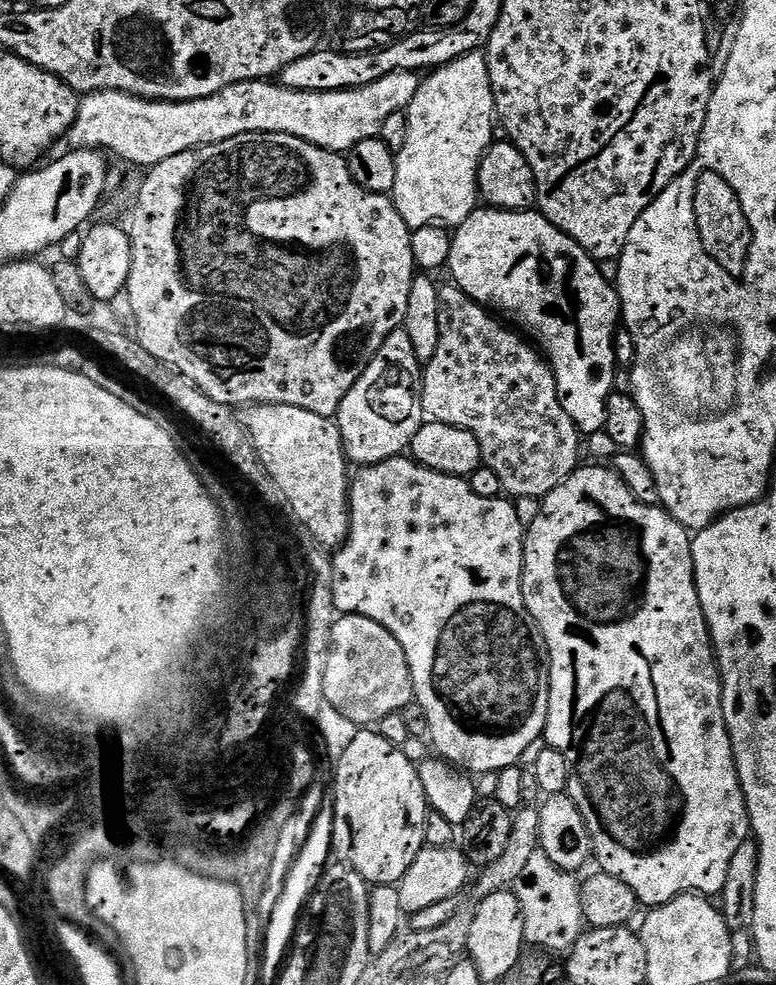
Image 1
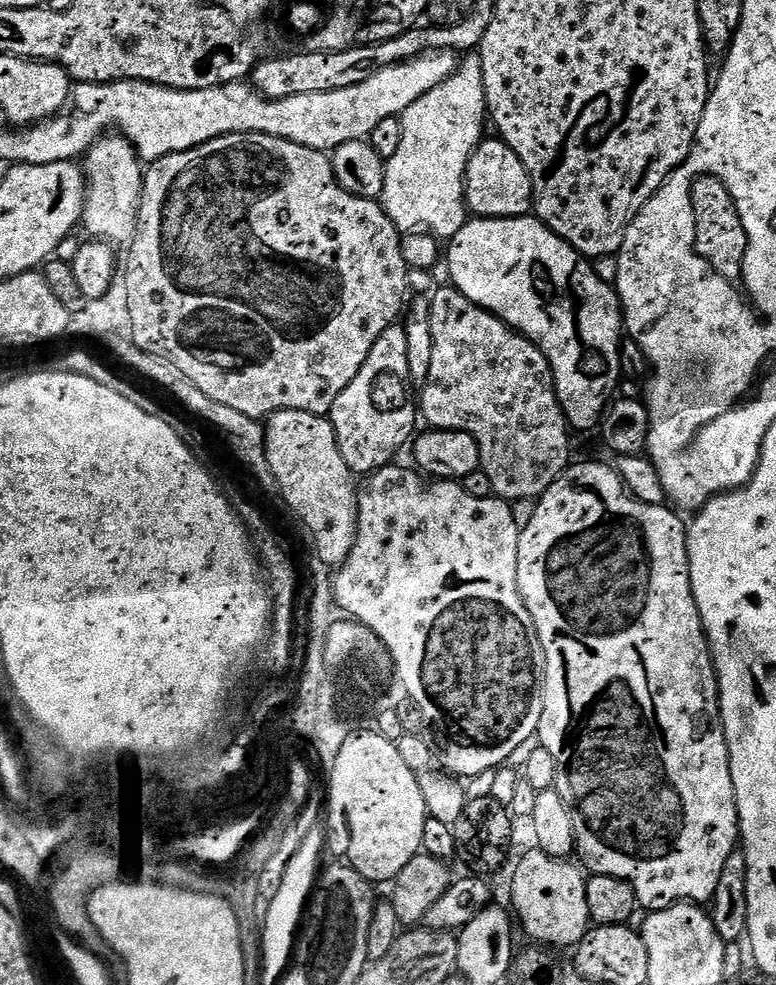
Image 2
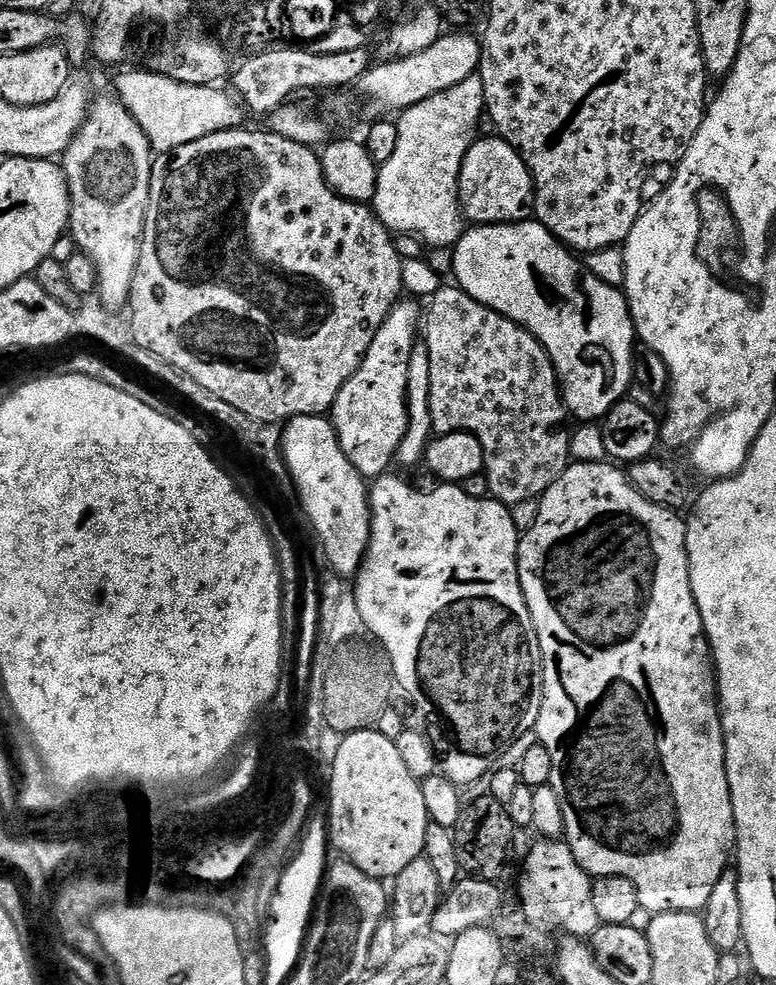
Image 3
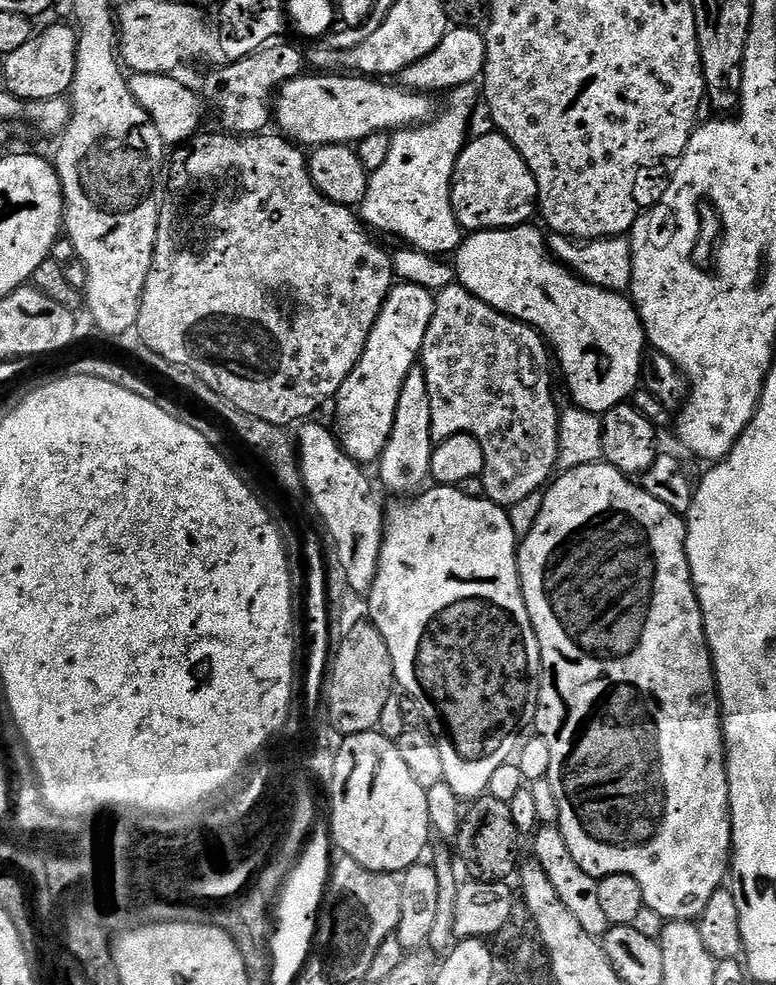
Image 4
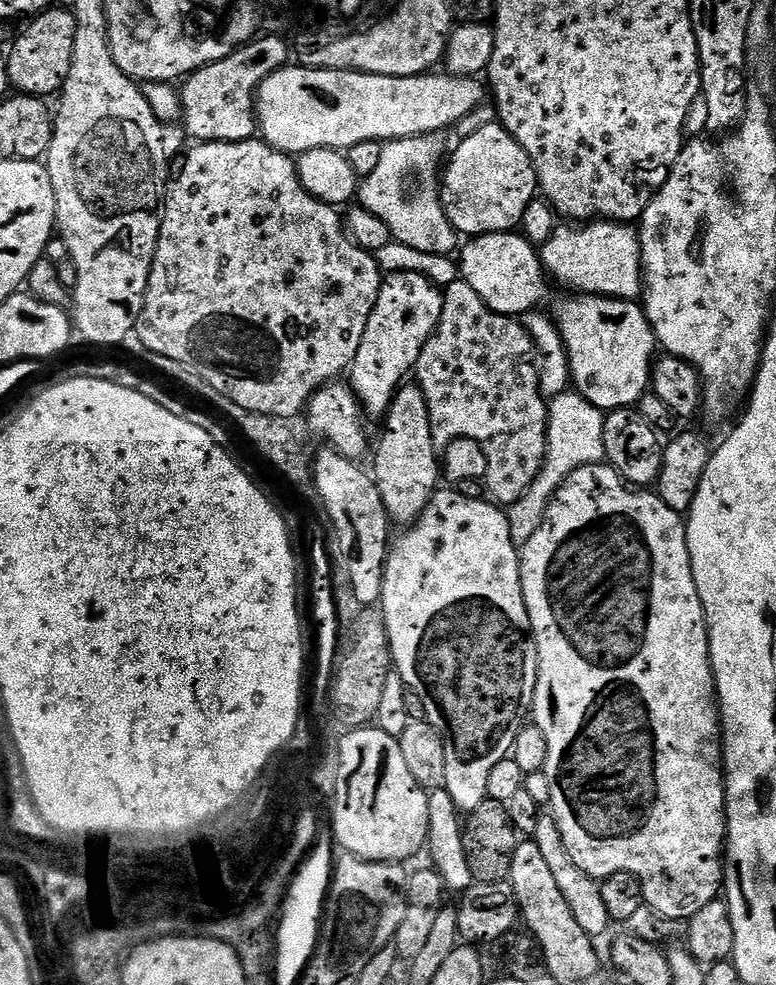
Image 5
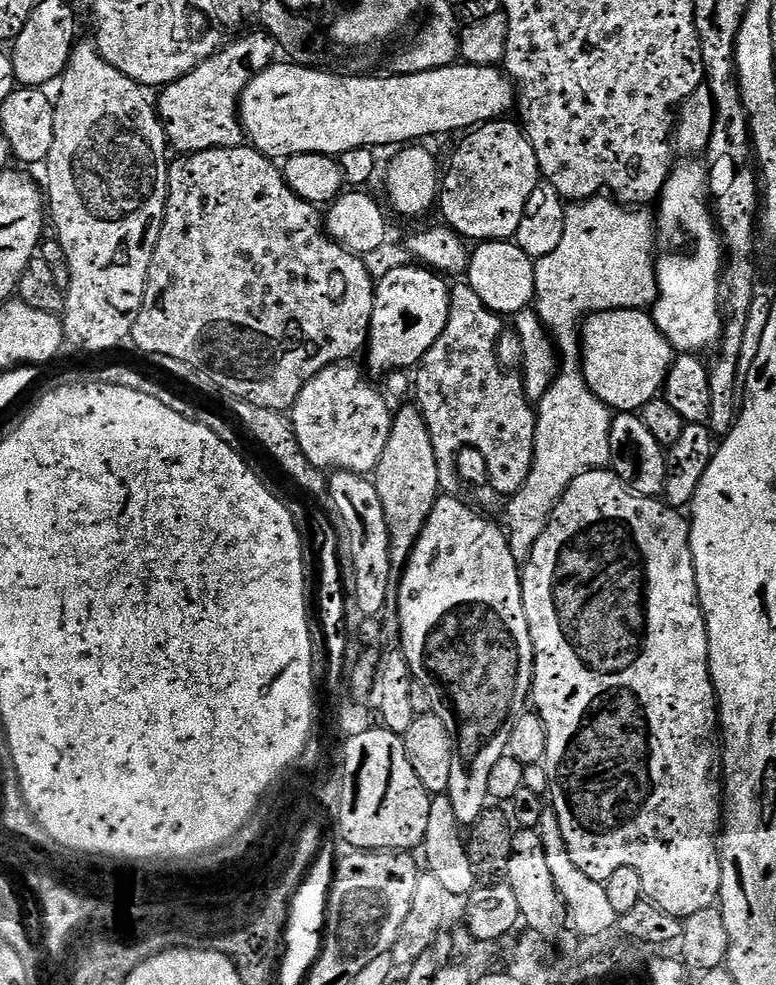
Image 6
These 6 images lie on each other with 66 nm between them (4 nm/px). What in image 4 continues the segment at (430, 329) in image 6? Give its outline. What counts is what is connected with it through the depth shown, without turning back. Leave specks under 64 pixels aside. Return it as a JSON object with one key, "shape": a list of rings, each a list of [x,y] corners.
{"shape":[[[400,282],[393,283],[391,290],[388,292],[386,302],[382,306],[382,310],[374,322],[374,330],[370,330],[370,338],[362,350],[362,358],[358,358],[358,366],[354,366],[354,370],[346,378],[346,382],[342,385],[342,387],[340,387],[339,396],[335,397],[334,404],[337,404],[337,406],[340,407],[340,412],[344,415],[344,436],[342,432],[344,453],[361,466],[369,466],[368,464],[375,465],[380,459],[382,450],[386,450],[386,442],[390,442],[390,430],[394,430],[394,414],[398,410],[398,394],[402,394],[402,382],[406,382],[406,374],[410,374],[410,370],[417,367],[420,359],[420,351],[422,350],[422,342],[426,338],[426,330],[430,330],[430,320],[434,318],[435,306],[436,297],[433,289],[430,290],[428,288],[423,288],[420,284],[400,284]]]}

